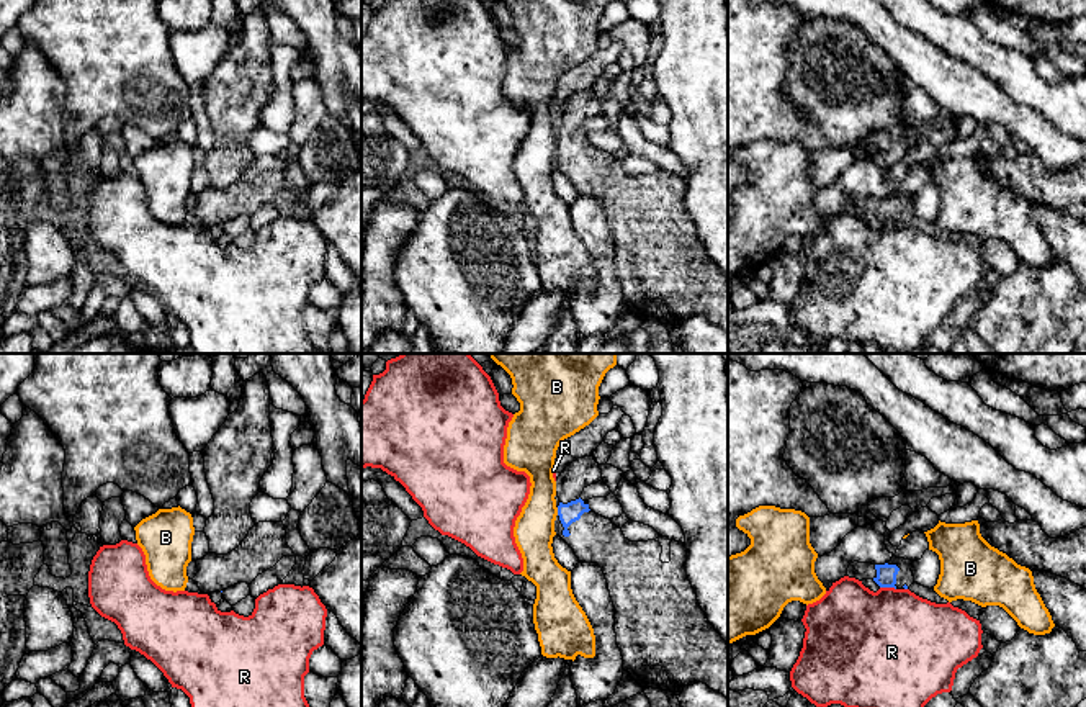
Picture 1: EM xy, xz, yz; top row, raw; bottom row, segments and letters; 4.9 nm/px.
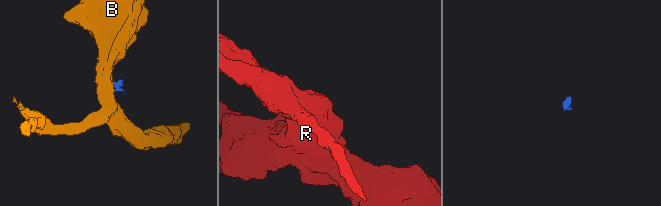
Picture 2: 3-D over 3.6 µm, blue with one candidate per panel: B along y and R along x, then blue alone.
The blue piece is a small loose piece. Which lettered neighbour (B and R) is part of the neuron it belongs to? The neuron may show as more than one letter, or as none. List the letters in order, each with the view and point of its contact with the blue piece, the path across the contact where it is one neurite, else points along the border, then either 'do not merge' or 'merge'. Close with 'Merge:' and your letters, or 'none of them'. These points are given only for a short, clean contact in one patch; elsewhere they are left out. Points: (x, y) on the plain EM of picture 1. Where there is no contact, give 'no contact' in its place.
B: xz (558, 144) | along xz (556, 141), (558, 148) | do not merge
R: yz (888, 220) | along yz (880, 220), (892, 220), (895, 223) | do not merge
Merge: none of them

